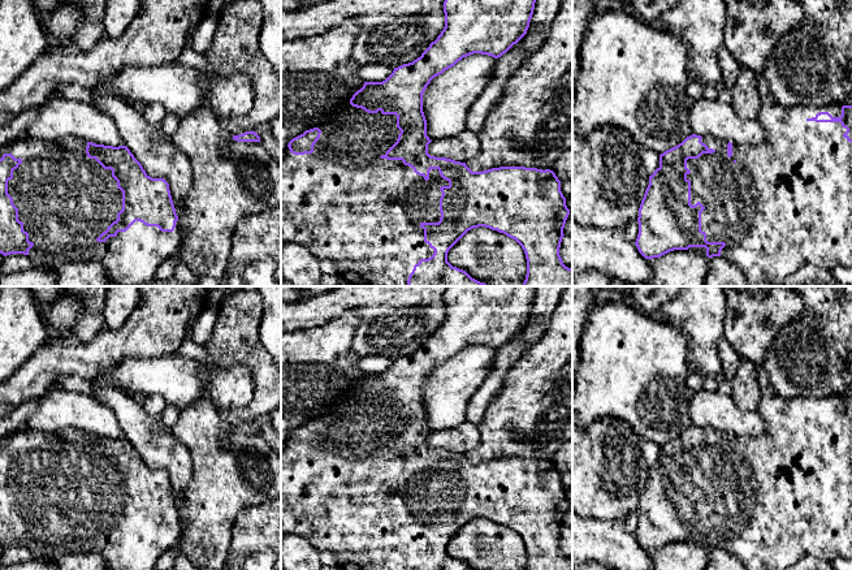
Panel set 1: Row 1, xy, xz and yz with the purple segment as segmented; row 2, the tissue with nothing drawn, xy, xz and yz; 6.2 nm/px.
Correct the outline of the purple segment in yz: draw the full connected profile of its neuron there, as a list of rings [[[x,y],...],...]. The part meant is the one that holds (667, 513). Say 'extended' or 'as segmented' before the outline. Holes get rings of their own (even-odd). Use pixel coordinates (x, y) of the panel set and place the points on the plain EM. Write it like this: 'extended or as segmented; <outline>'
extended; [[[839,394],[826,398],[778,396],[762,397],[758,409],[765,420],[765,432],[758,436],[738,436],[714,428],[692,426],[678,437],[659,446],[659,458],[649,467],[649,476],[639,500],[636,539],[645,550],[659,549],[674,541],[687,541],[722,548],[743,562],[747,570],[788,570],[800,560],[814,556],[827,561],[852,560],[852,397]]]

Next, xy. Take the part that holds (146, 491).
extended; [[[27,426],[0,440],[0,545],[27,547],[34,558],[53,558],[77,552],[99,553],[108,570],[153,570],[161,554],[177,547],[180,539],[180,514],[172,492],[169,475],[164,470],[152,470],[126,437],[104,437],[74,428],[49,433]]]

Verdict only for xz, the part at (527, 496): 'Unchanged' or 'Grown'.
Grown

